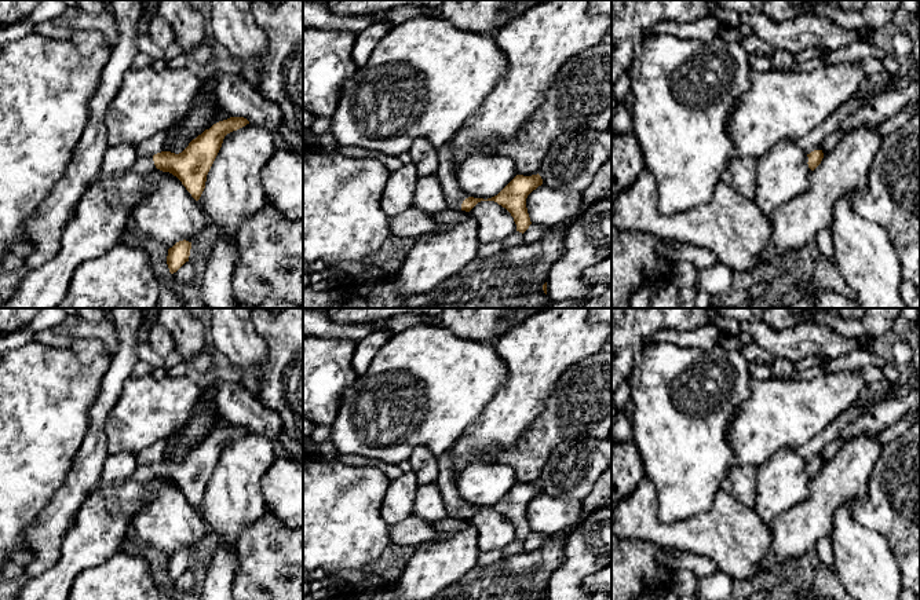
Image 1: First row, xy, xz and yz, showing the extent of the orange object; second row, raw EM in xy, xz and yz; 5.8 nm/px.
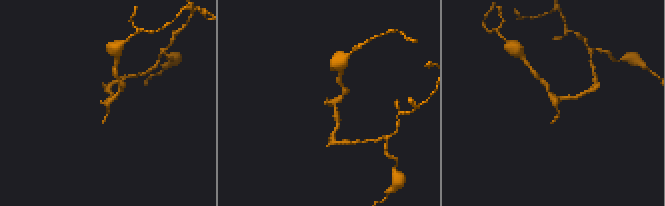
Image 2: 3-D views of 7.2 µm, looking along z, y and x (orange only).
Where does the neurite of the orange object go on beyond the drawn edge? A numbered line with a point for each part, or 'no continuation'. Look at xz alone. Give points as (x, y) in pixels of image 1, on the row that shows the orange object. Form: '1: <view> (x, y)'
1: xz (453, 194)

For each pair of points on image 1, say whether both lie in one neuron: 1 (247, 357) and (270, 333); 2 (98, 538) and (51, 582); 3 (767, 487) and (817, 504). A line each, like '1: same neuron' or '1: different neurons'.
1: different neurons
2: same neuron
3: different neurons

